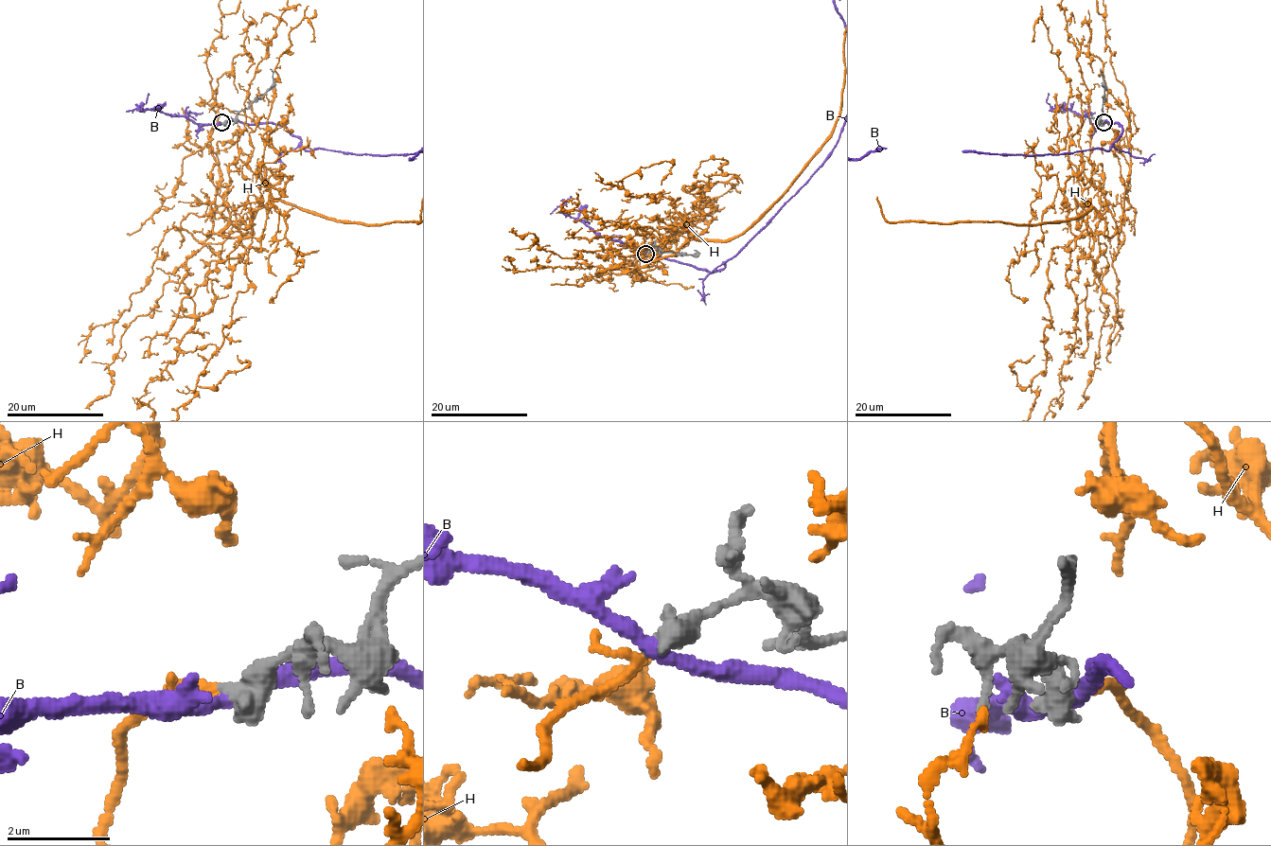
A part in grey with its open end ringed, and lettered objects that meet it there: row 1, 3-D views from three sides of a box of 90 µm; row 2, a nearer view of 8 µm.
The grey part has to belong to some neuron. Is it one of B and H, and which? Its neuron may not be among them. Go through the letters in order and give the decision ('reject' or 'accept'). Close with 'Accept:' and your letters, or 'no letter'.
B: reject
H: accept
Accept: H

